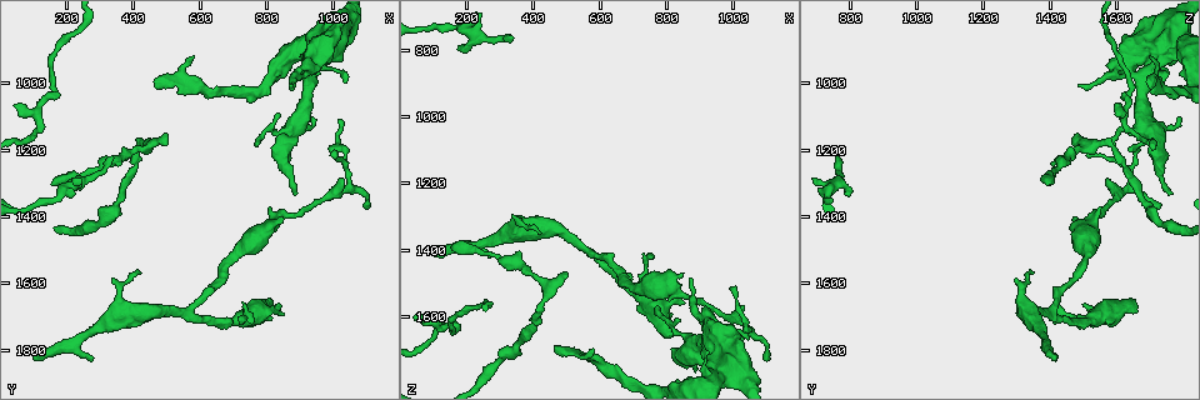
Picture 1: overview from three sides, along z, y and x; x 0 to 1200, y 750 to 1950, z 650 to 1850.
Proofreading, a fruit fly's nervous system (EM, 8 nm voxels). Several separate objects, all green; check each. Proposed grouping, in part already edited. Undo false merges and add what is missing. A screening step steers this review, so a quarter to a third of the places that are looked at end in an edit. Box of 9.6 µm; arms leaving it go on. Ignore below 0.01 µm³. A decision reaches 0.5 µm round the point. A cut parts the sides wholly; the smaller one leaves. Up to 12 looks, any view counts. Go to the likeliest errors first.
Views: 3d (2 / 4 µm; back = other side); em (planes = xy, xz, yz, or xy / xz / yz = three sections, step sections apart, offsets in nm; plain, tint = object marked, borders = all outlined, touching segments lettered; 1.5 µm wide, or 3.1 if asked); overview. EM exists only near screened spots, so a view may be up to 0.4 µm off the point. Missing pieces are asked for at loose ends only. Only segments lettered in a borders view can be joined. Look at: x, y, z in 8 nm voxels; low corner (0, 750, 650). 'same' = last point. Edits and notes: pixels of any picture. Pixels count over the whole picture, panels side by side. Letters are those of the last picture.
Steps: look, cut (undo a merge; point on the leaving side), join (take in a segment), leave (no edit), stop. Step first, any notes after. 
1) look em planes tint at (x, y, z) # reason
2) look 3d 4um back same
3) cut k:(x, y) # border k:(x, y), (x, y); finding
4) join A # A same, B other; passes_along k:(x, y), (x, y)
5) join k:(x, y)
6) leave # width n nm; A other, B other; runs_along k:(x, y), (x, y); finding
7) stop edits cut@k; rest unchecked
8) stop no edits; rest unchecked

look 3d 4um at (430, 1560, 1350) # an open end

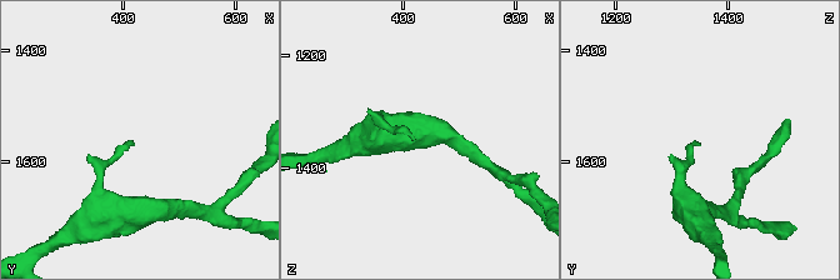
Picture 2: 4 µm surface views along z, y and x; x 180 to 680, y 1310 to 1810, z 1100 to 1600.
look em planes borders at (425, 1565, 1350) # need the tissue

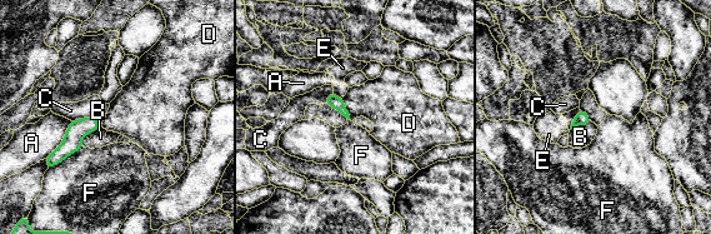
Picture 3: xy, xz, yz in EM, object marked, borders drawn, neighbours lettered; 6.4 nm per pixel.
leave # A other, B other, C other, D other, E other, F other; no lettered segment goes on from it

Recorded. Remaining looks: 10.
look em xy step 8 borders at (340, 1220, 770) # thin end

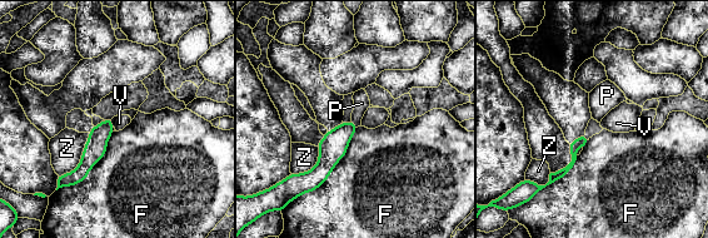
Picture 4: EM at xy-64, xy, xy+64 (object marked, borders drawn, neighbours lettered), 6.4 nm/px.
join P # F other, P same, V other, Z other; the neuron continues

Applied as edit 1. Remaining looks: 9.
look overview # redraw

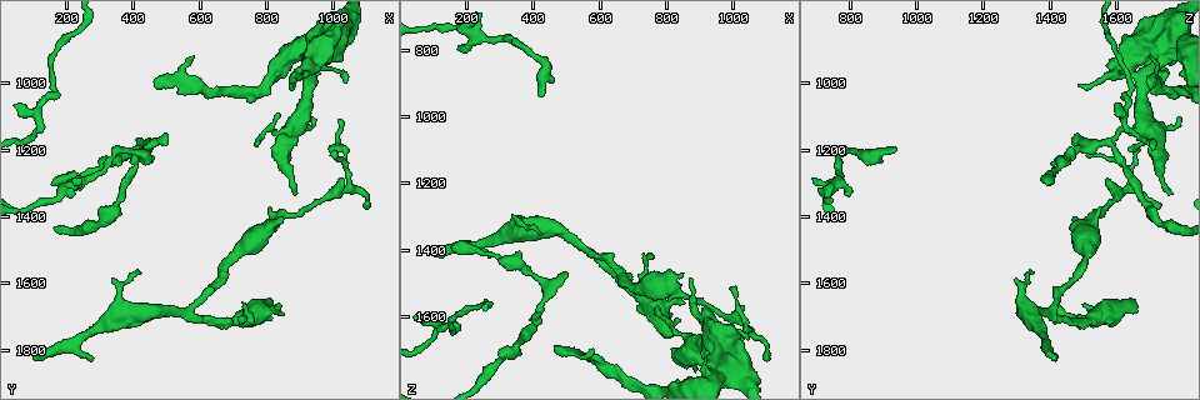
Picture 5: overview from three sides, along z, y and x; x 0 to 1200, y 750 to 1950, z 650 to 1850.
look em xy step 8 plain at (890, 1140, 1700) # small branch off a trunk

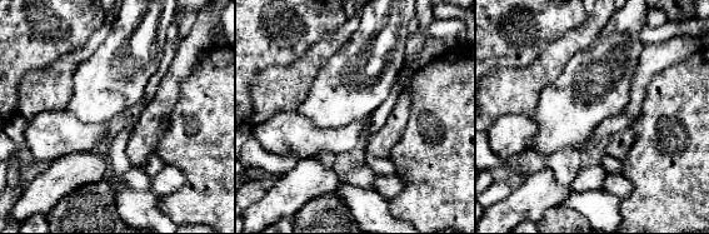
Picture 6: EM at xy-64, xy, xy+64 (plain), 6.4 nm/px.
look em xy step 8 tint same

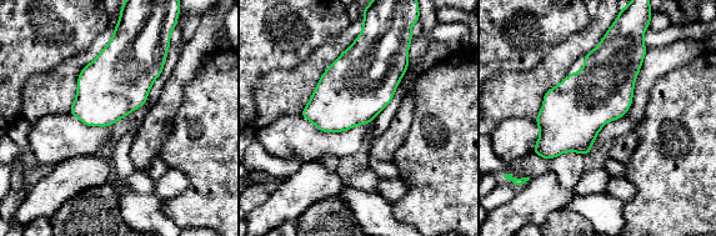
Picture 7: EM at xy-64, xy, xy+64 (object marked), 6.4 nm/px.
look em xy step 8 borders same # see the neighbours

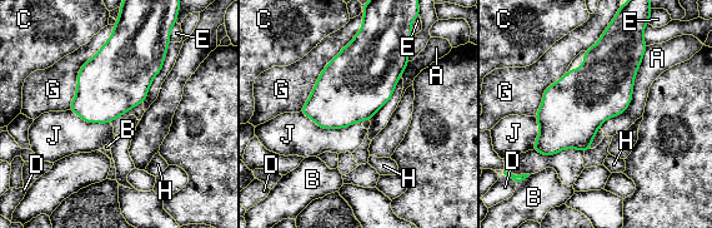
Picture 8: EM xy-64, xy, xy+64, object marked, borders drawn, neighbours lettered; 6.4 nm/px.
leave # A other, B other, C other, D other, E other, G other, H other, J other; border 8:(647, 46), (628, 107), (598, 128); continuous, no second neuron

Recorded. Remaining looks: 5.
look em yz step 8 borders at (820, 1650, 1660) # an open end

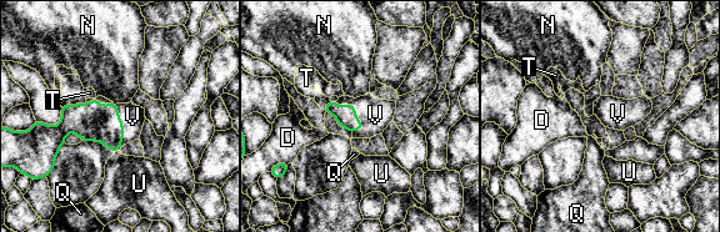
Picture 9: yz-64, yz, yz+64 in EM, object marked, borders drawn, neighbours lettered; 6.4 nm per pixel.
join V # D other, N other, Q other, T other, U other, V same; it goes on there

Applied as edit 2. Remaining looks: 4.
look 3d 4um back at (100, 1830, 1420) # branch stops here

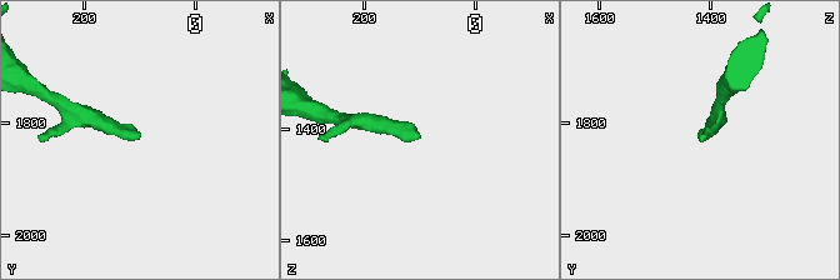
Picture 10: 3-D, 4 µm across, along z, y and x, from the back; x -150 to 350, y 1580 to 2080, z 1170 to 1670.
look em planes borders at (105, 1825, 1415) # need the tissue

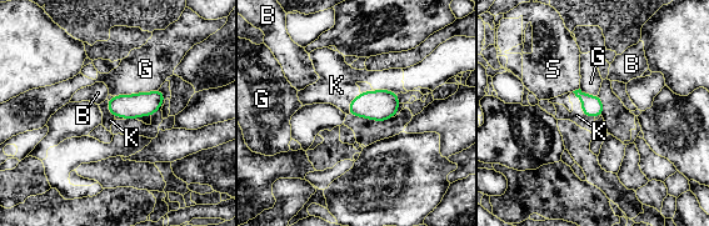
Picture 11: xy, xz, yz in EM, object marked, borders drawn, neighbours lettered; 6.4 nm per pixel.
join K # longest_contact G 280 nm; B other, G other, K same, S other; the neuron continues

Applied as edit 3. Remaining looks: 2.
stop edits join@4, join@9, join@11; rest unchecked

